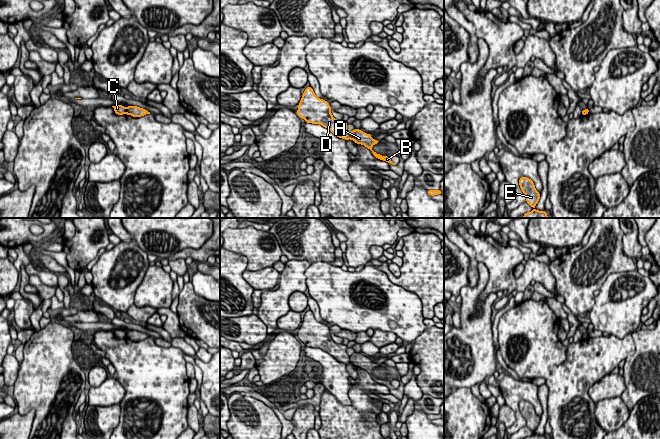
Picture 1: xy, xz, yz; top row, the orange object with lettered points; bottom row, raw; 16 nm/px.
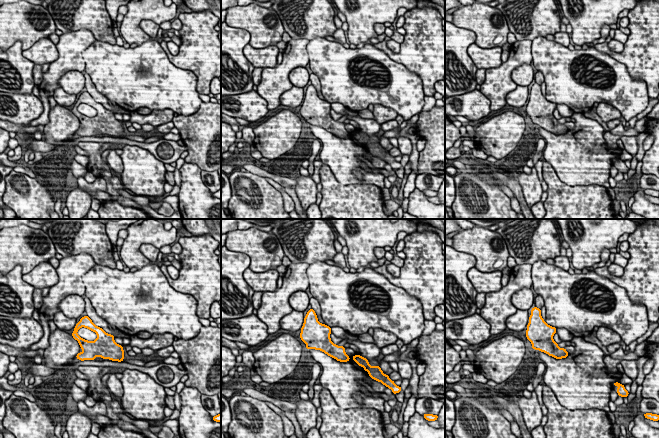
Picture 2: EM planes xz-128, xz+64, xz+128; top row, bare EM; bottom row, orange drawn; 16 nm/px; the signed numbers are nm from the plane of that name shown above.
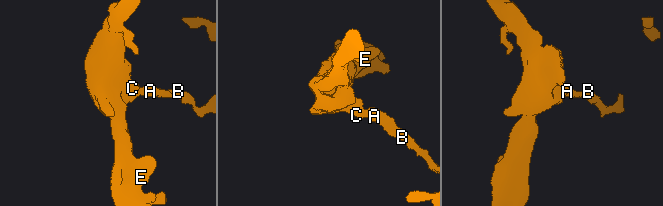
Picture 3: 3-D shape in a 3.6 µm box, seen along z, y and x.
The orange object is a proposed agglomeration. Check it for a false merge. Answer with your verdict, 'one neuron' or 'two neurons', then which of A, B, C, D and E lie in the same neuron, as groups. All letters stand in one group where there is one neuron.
two neurons; A B / C D E

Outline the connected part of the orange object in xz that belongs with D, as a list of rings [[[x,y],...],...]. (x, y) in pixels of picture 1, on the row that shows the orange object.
[[[307,87],[298,104],[297,114],[307,123],[319,124],[330,130],[337,137],[349,140],[350,132],[347,130],[347,122],[337,120],[331,113],[330,104],[318,98],[312,87]]]

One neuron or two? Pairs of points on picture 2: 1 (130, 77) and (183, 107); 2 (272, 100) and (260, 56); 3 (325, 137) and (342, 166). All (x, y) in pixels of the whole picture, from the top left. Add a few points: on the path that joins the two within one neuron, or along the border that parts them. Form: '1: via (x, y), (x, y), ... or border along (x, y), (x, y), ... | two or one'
1: via (143, 78), (161, 85), (170, 94) | one
2: border along (277, 65), (263, 68) | two
3: via (331, 144), (342, 159) | one

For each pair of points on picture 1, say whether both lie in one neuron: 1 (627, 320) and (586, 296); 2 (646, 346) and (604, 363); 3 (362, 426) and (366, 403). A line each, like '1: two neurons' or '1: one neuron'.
1: two neurons
2: two neurons
3: two neurons

